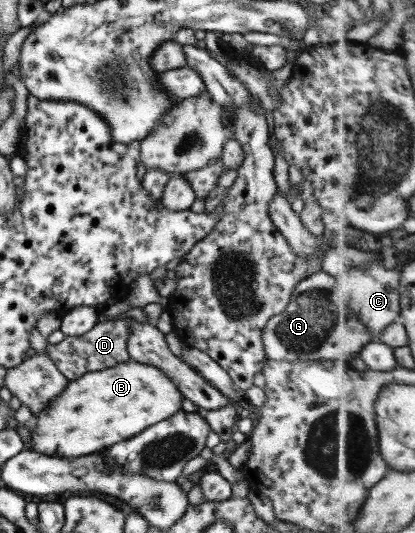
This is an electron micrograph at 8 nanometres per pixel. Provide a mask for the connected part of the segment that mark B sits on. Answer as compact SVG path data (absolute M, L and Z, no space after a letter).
M128 358L125 363L119 363L115 367L86 371L75 380L68 381L61 393L47 402L47 408L35 414L28 424L29 445L25 449L47 457L63 457L69 461L73 457L99 453L110 445L136 436L149 425L156 424L172 416L177 410L181 410L181 398L183 395L179 393L177 385L173 385L173 381L165 377L161 369L149 363L145 364Z

